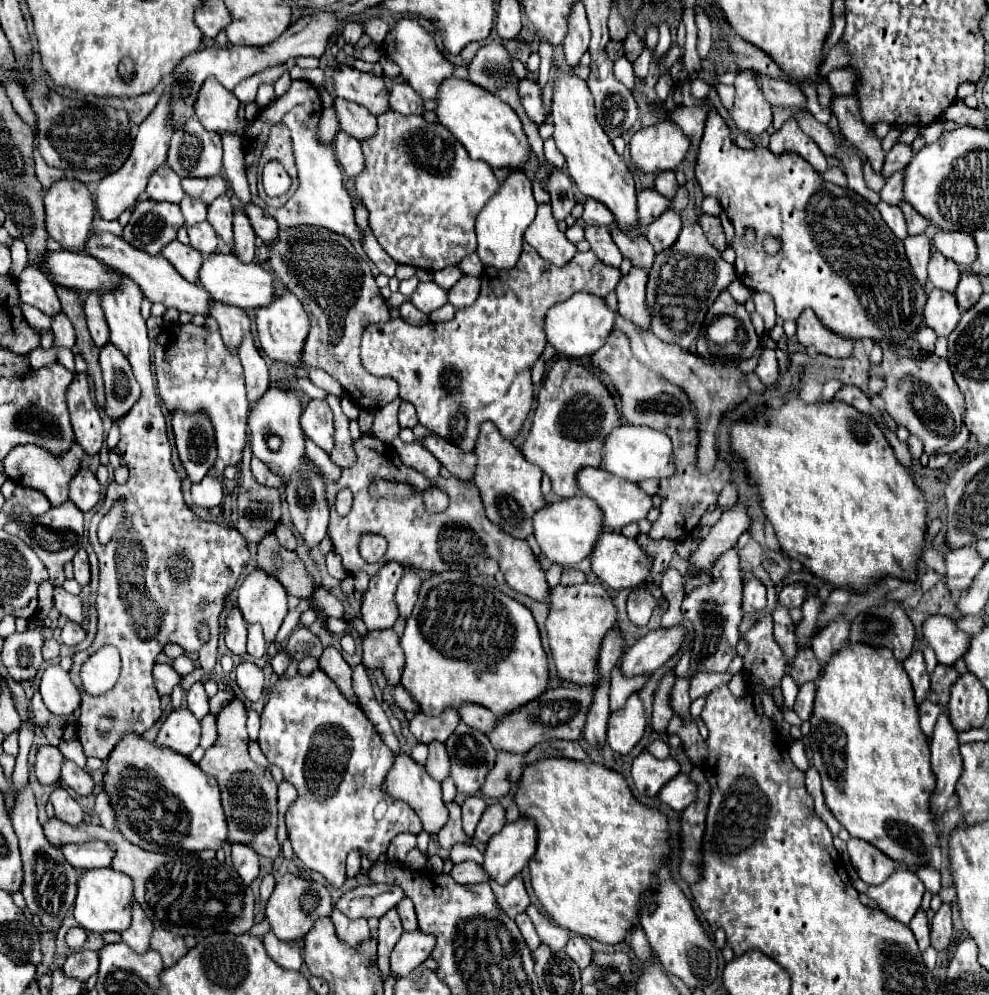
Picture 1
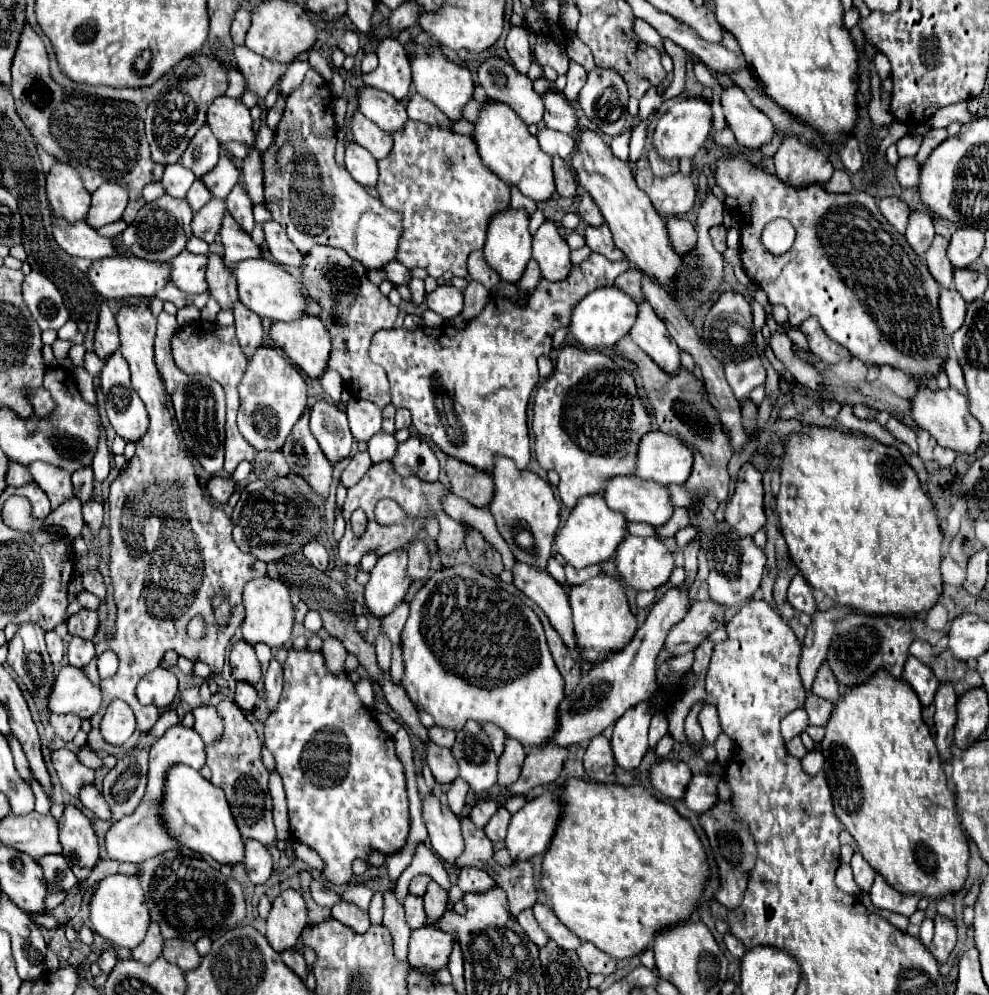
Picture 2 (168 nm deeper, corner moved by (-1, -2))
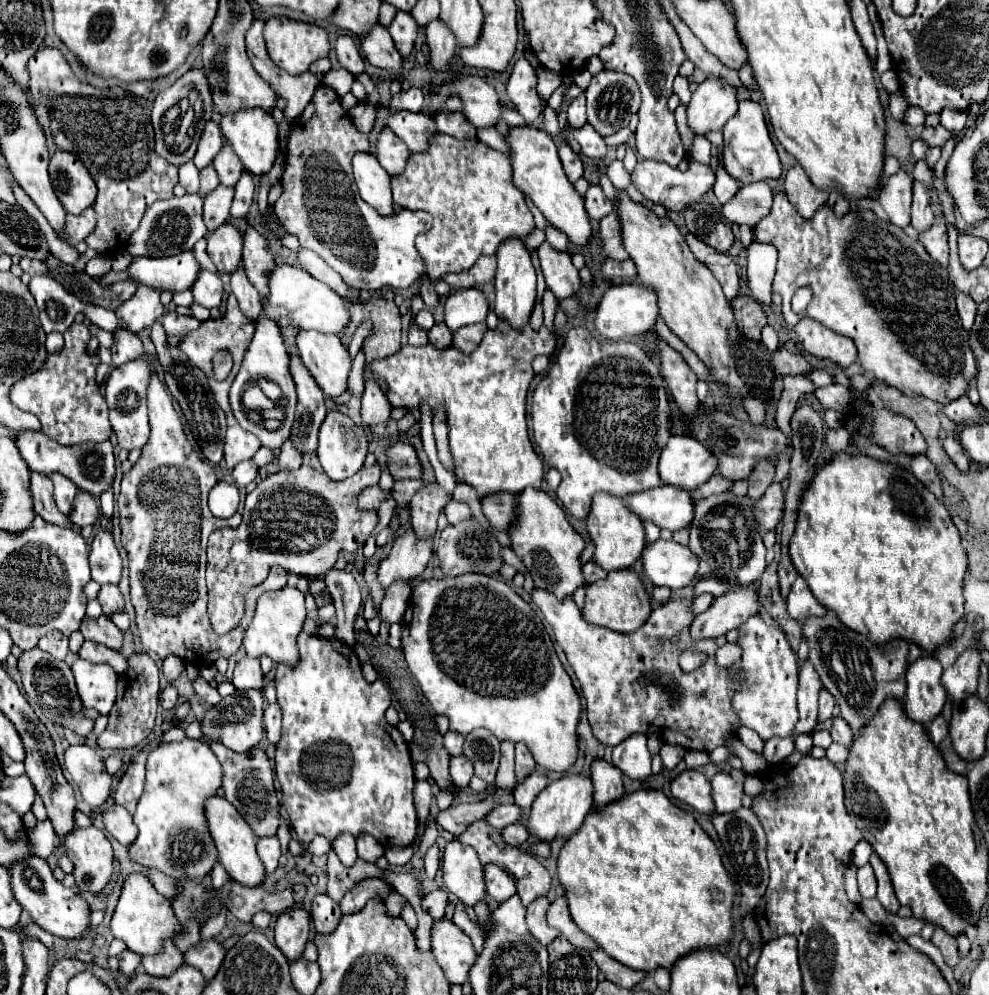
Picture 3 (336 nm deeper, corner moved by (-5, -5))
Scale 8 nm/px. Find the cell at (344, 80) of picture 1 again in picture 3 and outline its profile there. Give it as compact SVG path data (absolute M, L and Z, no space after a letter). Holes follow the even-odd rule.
M402 111L400 115L390 115L388 127L408 145L412 153L426 151L428 141L438 133L436 123L428 113L408 115L408 111Z

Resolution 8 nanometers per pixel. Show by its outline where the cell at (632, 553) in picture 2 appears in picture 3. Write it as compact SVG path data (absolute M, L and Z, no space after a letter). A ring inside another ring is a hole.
M658 539L656 543L646 545L642 553L644 573L656 587L670 587L670 589L684 589L692 583L698 573L700 559L692 555L686 545L676 541Z

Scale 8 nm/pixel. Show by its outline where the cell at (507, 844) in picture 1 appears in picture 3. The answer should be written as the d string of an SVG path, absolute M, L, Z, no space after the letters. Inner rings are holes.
M568 773L558 781L552 781L540 795L536 797L530 813L530 825L528 831L536 835L540 841L552 841L556 837L568 837L576 829L580 829L586 813L594 807L594 785L590 775L584 773Z

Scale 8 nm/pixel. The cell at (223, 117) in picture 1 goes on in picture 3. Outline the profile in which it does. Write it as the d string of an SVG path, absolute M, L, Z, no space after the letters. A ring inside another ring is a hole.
M258 107L258 109L238 111L236 115L224 115L220 129L222 129L226 141L232 145L234 153L240 157L242 165L252 175L264 175L272 169L276 155L278 155L278 129L276 129L274 117L268 111L260 111L260 107Z

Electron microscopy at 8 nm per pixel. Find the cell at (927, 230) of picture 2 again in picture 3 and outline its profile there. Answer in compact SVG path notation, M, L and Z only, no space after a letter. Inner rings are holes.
M914 181L914 201L912 201L912 227L914 231L926 231L934 219L930 207L930 187L922 181Z

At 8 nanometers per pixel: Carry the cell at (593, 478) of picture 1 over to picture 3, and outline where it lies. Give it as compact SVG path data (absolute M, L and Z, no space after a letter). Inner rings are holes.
M674 485L640 491L626 497L626 503L642 521L652 521L660 529L686 529L694 519L692 493Z

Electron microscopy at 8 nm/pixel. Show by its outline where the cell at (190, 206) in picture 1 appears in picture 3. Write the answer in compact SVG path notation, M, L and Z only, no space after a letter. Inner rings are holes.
M208 165L200 171L200 195L208 195L208 191L214 191L220 185L218 173L214 169L214 165Z

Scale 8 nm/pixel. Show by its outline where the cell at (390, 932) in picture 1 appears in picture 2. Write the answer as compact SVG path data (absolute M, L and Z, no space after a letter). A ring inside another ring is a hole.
M420 844L418 850L416 850L416 856L412 860L412 864L402 872L400 880L396 884L394 894L396 894L398 902L406 900L406 896L408 896L408 882L412 880L412 876L418 876L418 874L432 876L444 890L450 888L450 880L448 880L448 874L444 870L442 860L430 848L426 848L424 844Z

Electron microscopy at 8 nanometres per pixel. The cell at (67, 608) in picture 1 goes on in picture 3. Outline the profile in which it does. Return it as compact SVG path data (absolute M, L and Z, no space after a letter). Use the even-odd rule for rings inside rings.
M104 615L98 617L98 619L84 617L80 633L84 635L84 639L102 643L102 645L106 645L106 647L110 647L114 651L122 649L122 641L124 641L122 631L110 619L104 619Z

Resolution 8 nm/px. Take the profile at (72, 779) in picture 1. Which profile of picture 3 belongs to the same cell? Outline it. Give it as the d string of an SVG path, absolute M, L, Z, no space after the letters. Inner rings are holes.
M112 805L104 811L104 825L126 847L132 845L138 837L138 829L132 821L132 815L120 805Z

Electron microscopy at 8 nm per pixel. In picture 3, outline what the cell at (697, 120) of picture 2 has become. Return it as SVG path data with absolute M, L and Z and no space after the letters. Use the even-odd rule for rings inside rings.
M708 77L692 93L686 111L688 125L694 133L704 135L706 131L722 131L724 123L738 111L736 87L720 77Z

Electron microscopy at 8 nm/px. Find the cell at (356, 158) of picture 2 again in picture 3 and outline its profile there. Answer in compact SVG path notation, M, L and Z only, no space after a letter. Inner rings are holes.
M368 153L354 157L354 177L362 199L380 215L394 215L394 201L390 191L390 175L382 169L378 159Z

